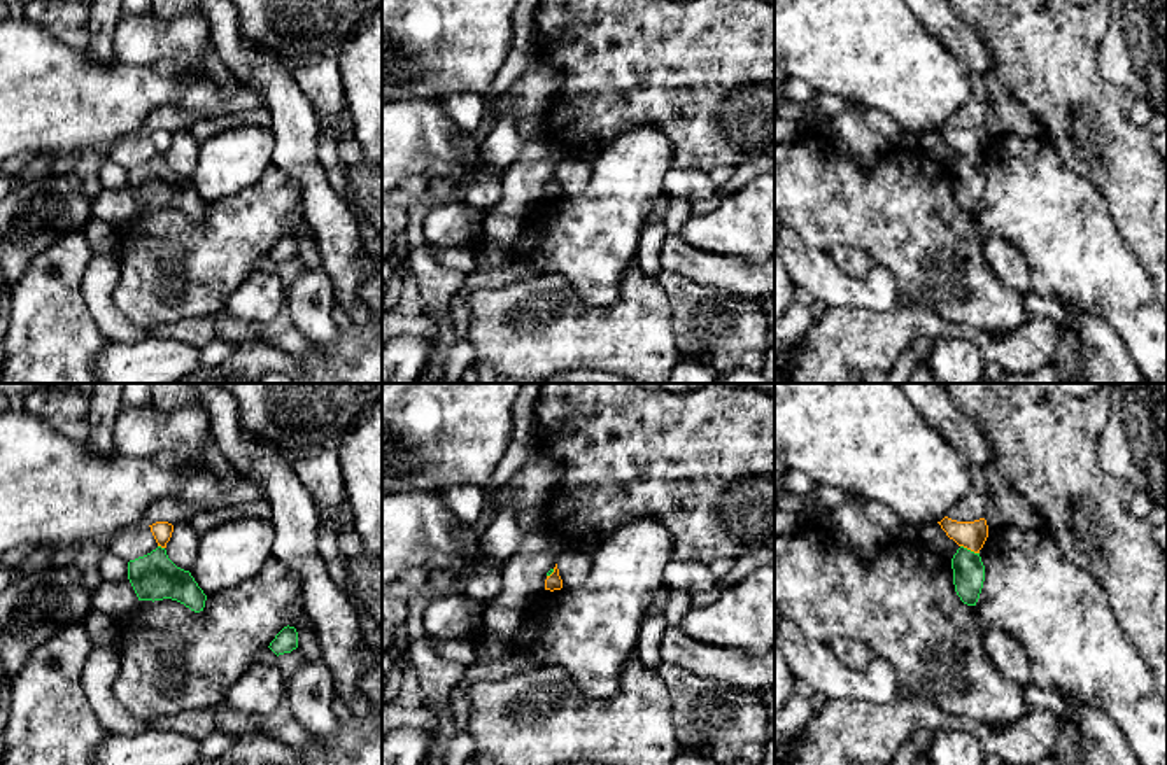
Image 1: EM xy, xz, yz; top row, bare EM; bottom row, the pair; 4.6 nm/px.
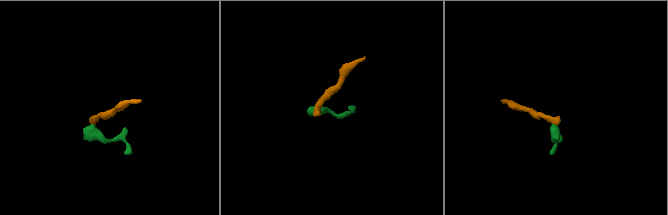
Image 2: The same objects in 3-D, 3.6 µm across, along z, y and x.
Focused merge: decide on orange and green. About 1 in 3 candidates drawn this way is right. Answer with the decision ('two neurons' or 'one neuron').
one neuron

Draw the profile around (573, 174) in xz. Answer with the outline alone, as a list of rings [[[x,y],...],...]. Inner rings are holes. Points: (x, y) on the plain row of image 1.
[[[568,158],[557,170],[562,196],[576,196],[591,180],[591,163]]]

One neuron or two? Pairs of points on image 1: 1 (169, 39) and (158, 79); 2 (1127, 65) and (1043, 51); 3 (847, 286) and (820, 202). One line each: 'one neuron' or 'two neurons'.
1: two neurons
2: two neurons
3: two neurons

